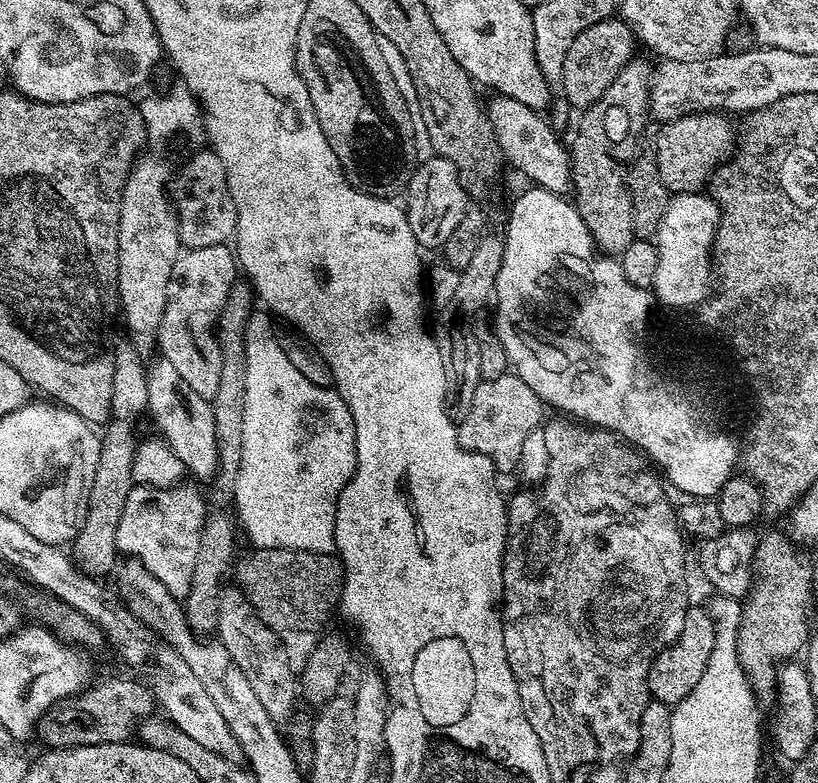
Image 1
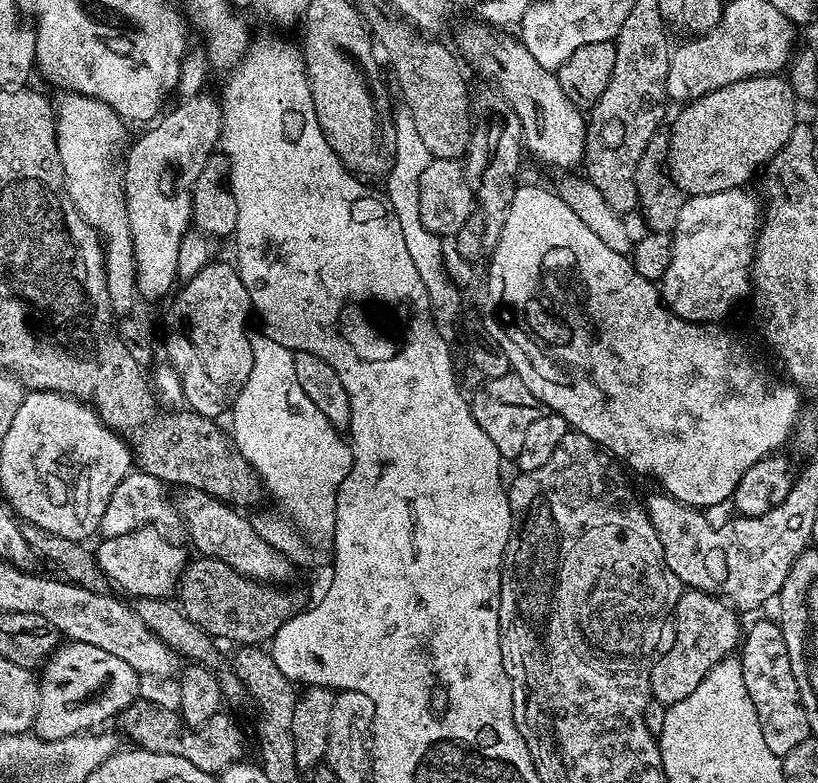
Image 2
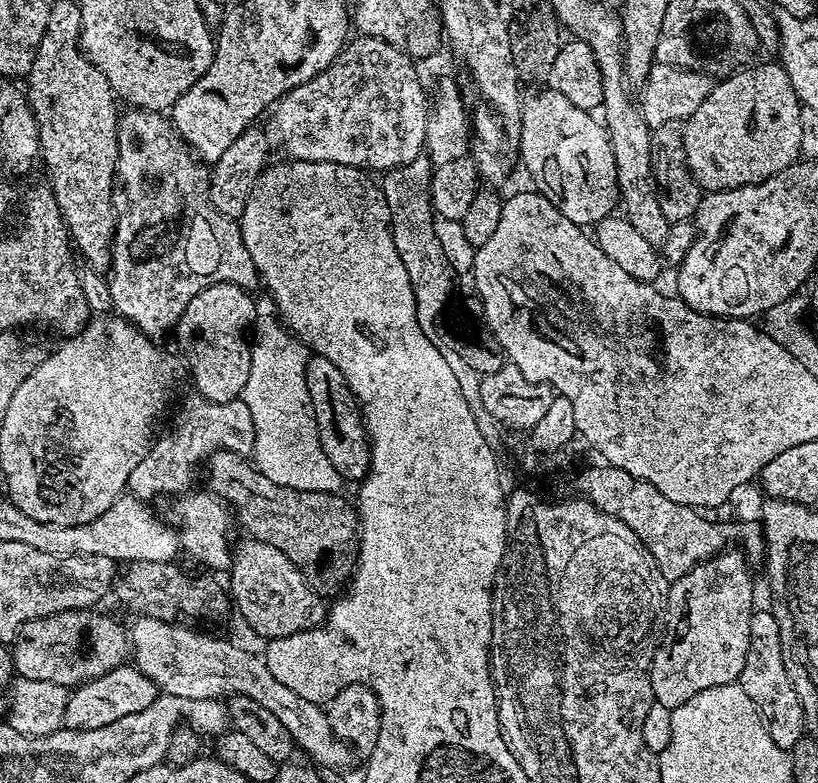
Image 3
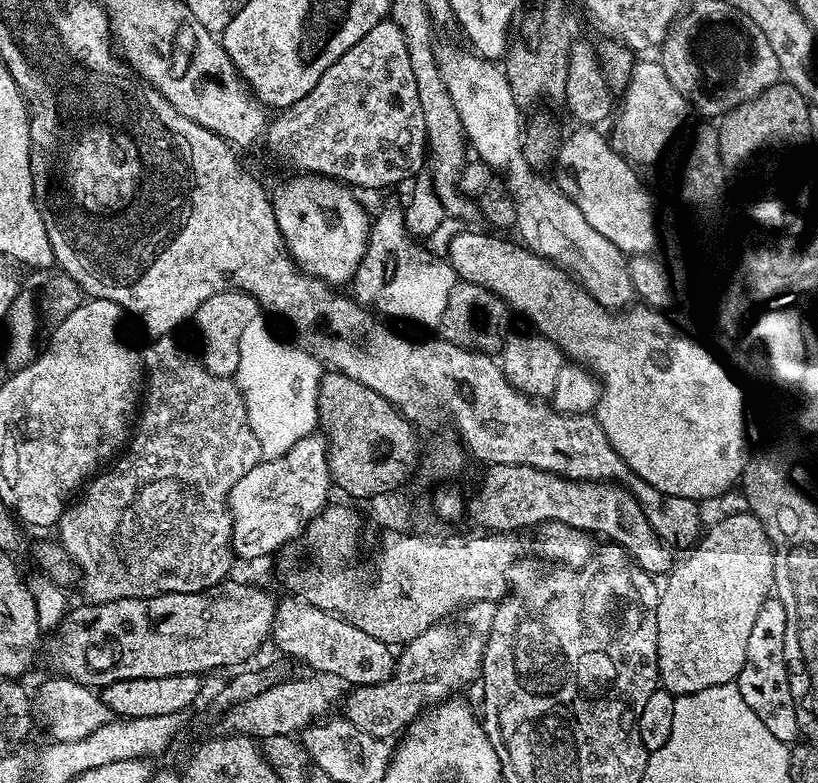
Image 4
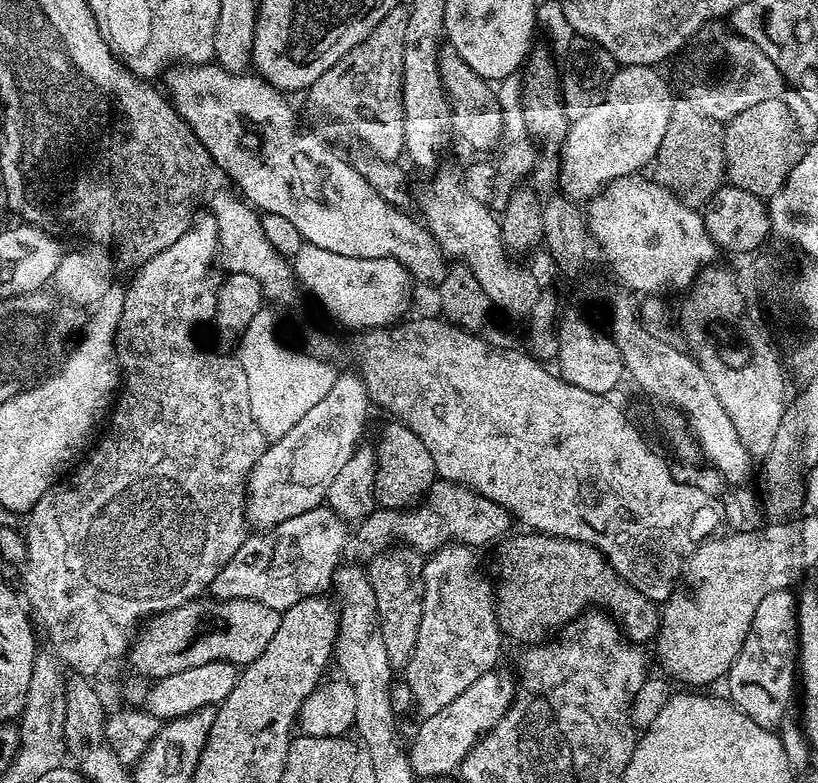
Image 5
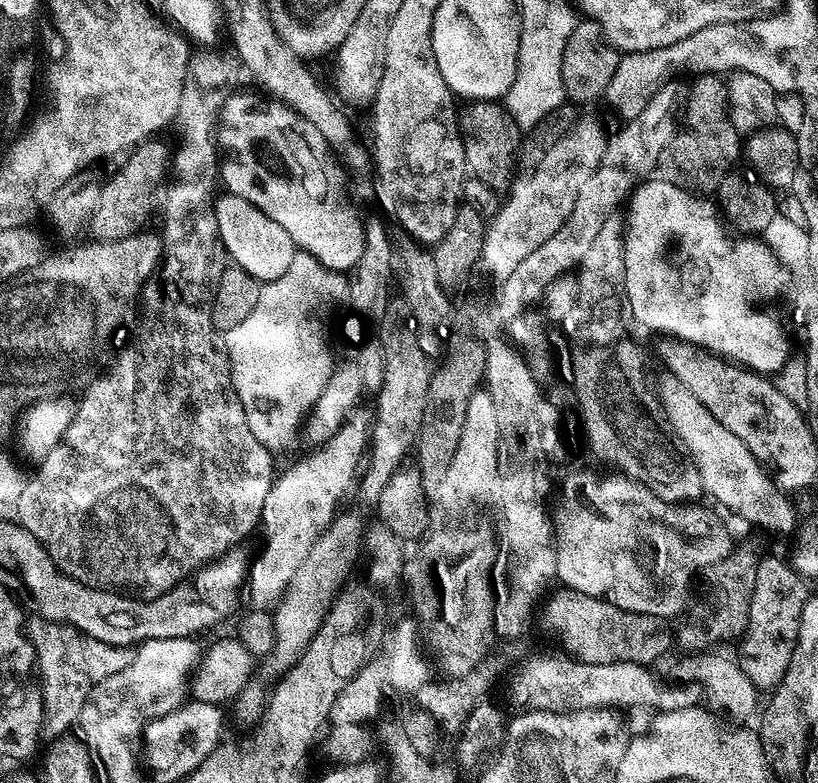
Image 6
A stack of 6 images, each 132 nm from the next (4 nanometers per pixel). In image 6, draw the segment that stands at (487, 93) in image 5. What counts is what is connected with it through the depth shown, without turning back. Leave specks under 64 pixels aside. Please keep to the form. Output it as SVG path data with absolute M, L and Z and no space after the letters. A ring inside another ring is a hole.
M481 100L467 103L468 105L464 110L459 111L459 128L460 136L463 142L463 148L465 152L465 160L467 169L480 180L486 182L488 186L497 192L505 191L512 181L512 174L510 174L512 168L512 158L514 150L518 146L520 137L522 137L522 131L515 123L513 117L509 115L505 107L497 101Z

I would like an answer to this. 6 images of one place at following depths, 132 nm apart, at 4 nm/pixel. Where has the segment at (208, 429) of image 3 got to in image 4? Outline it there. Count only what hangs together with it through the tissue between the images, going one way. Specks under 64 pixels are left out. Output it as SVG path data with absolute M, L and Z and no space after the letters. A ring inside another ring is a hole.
M161 336L153 339L151 343L152 345L146 350L143 349L142 352L142 363L146 369L146 391L142 396L142 411L139 413L138 423L131 433L126 451L111 465L113 468L109 472L101 471L87 485L86 491L79 497L80 501L77 499L75 503L65 508L63 515L60 516L58 543L78 569L79 583L84 583L85 597L83 599L90 604L105 604L122 598L204 592L215 584L227 581L229 579L228 571L231 570L232 562L234 562L231 546L232 520L228 510L228 495L230 490L237 485L238 480L253 470L256 464L262 460L258 440L254 438L248 425L246 406L239 386L229 377L210 374L199 355L193 349L191 352L190 349L183 348L172 336Z

